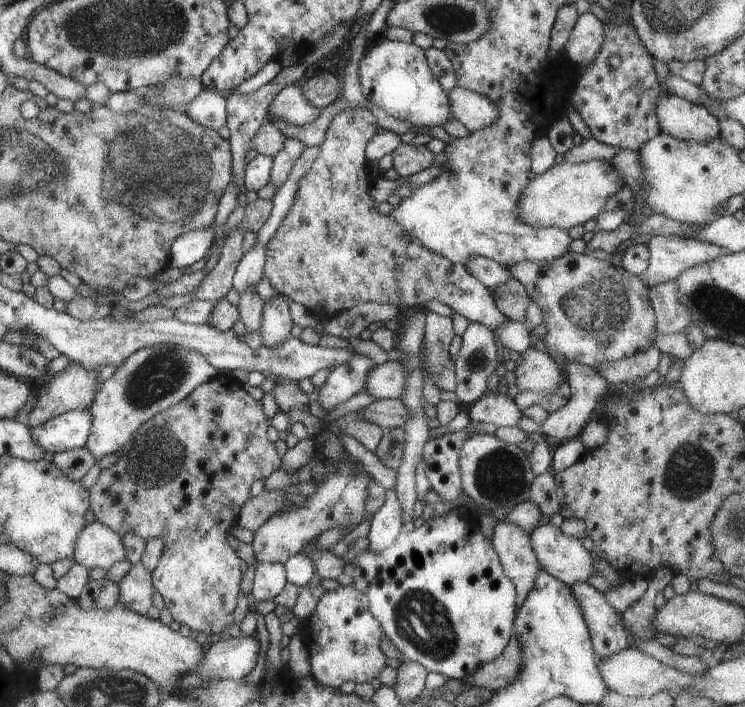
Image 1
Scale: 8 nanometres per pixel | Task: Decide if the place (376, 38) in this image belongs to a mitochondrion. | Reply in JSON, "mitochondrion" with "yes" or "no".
{"mitochondrion":"no"}

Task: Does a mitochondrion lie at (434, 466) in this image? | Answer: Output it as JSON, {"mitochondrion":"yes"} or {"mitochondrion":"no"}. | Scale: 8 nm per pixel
{"mitochondrion":"no"}

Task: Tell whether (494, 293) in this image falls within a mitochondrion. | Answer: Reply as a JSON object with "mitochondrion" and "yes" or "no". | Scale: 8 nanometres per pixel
{"mitochondrion":"no"}

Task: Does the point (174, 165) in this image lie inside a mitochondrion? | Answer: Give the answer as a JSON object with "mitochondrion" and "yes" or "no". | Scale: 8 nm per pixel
{"mitochondrion":"yes"}

